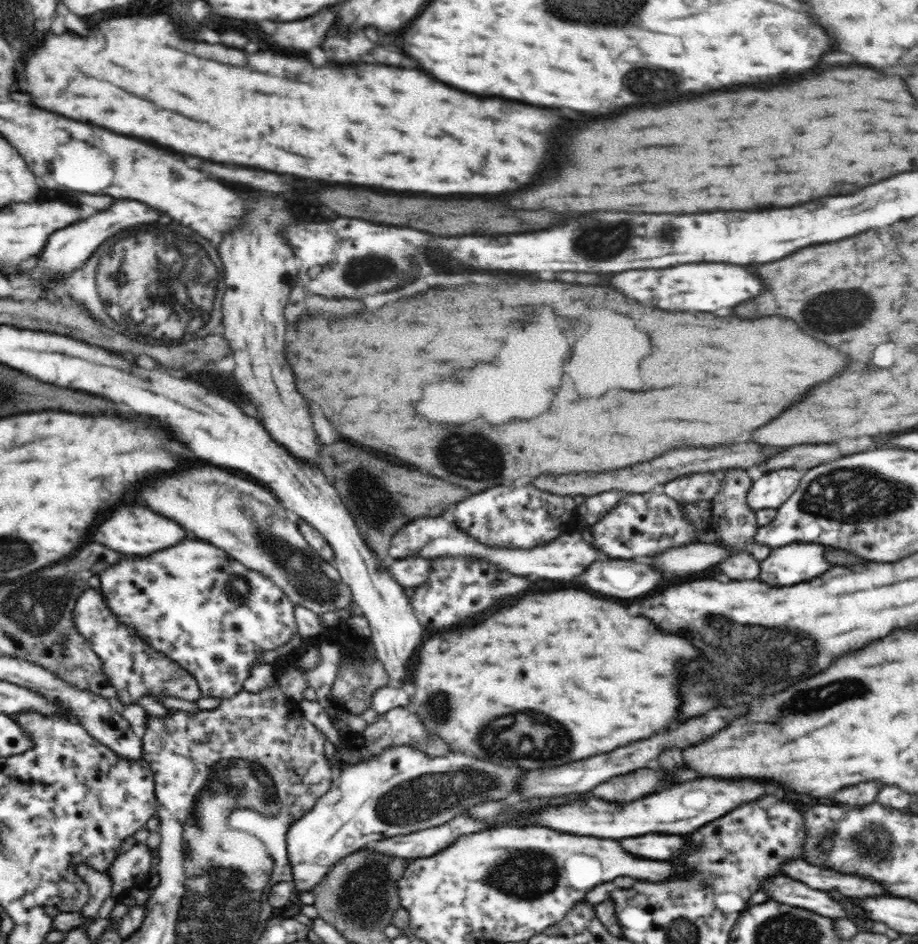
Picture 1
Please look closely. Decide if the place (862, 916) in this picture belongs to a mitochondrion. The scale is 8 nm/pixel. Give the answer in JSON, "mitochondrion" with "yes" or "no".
{"mitochondrion":"no"}

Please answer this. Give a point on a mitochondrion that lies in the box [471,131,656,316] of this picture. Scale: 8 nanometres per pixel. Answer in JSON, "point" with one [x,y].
{"point":[598,239]}

